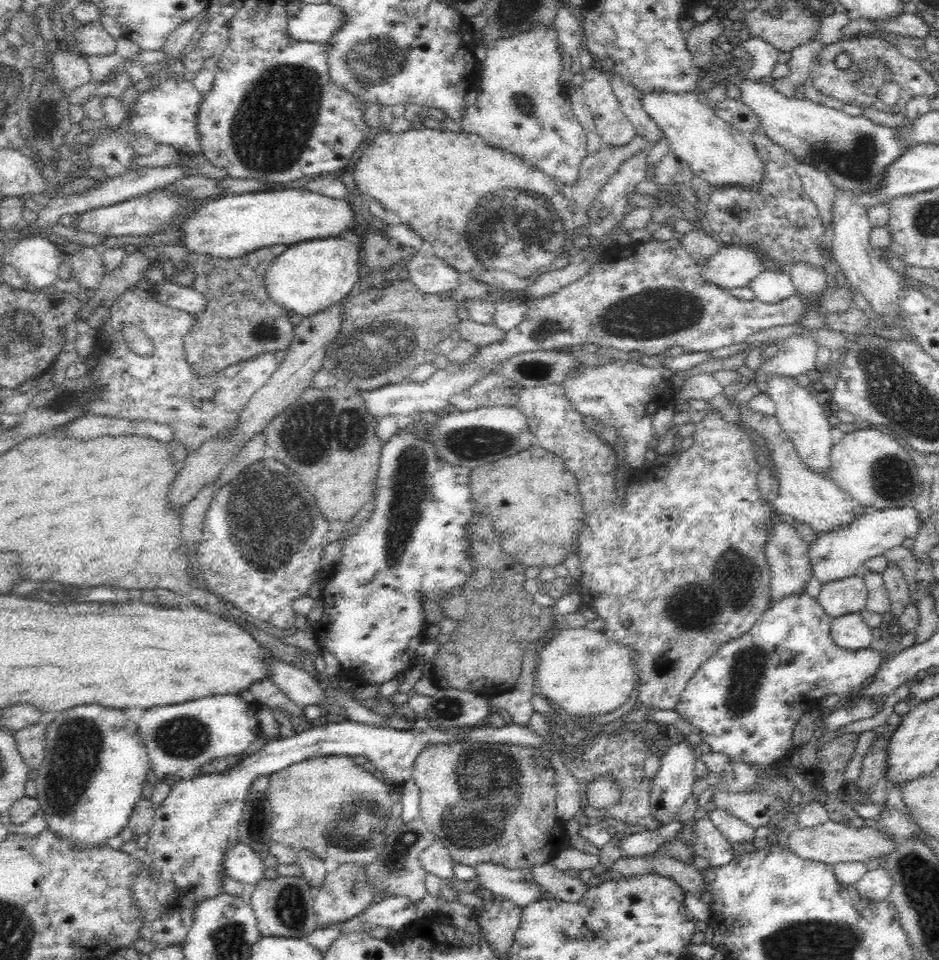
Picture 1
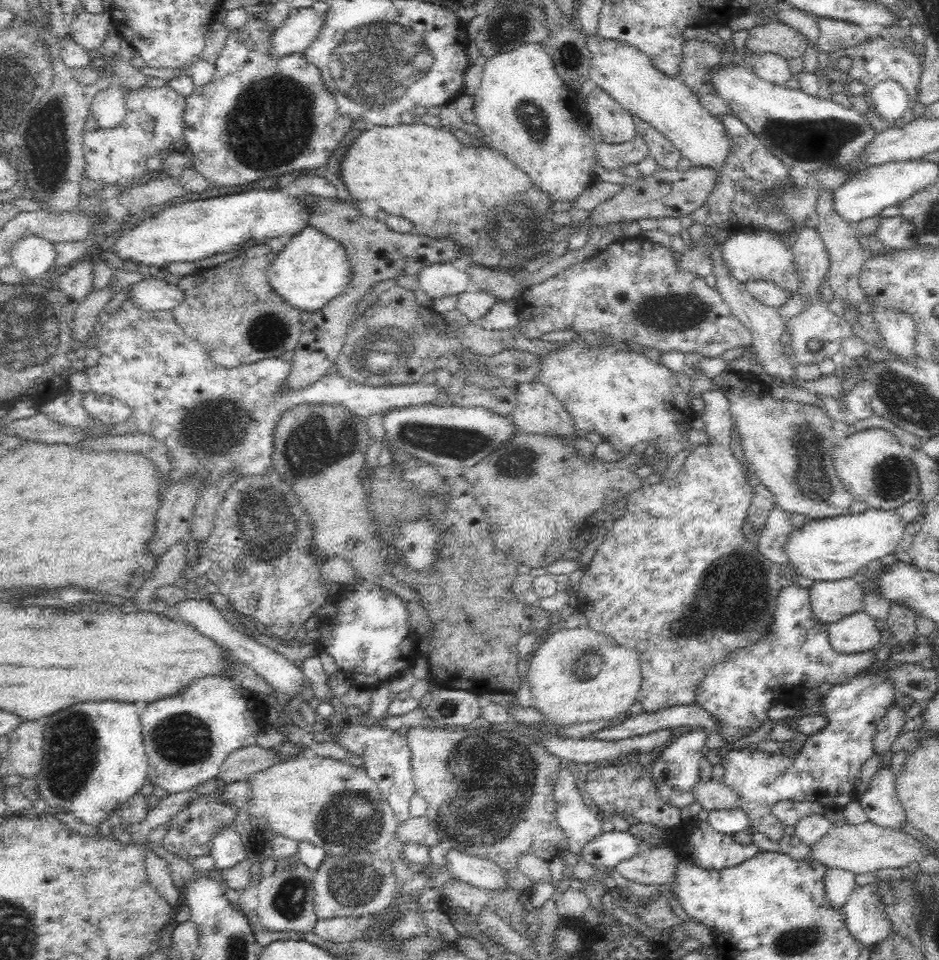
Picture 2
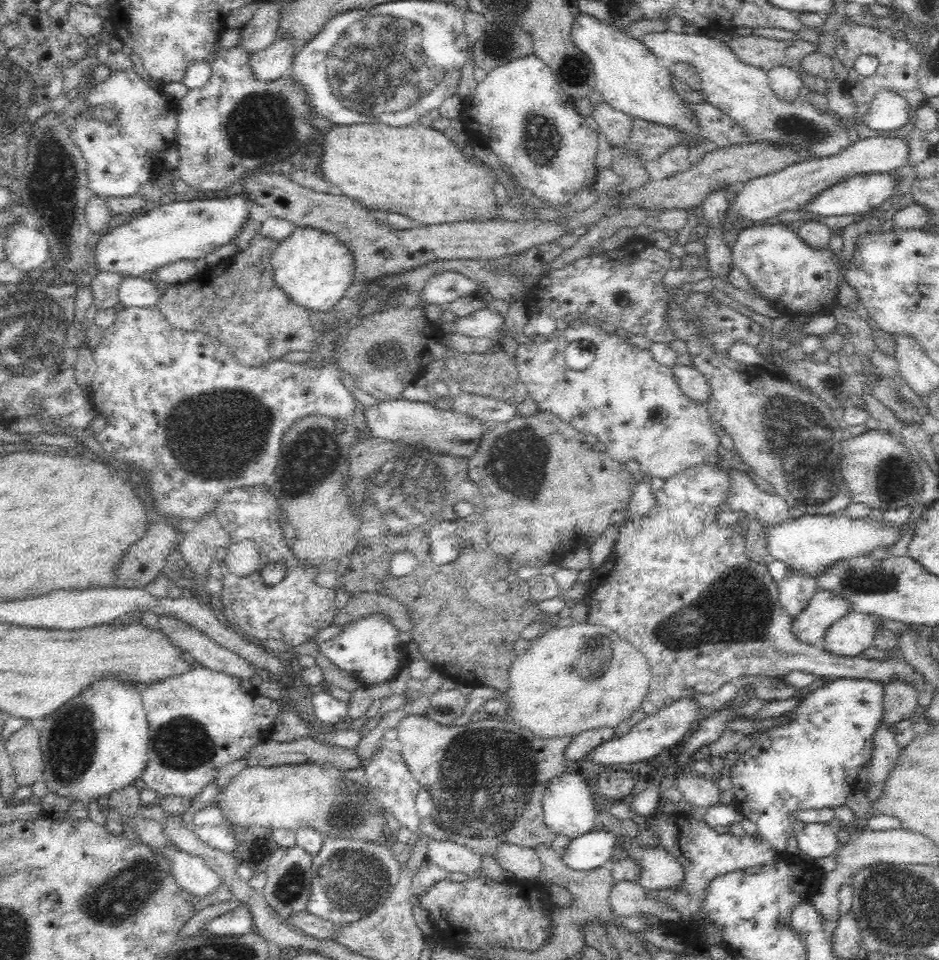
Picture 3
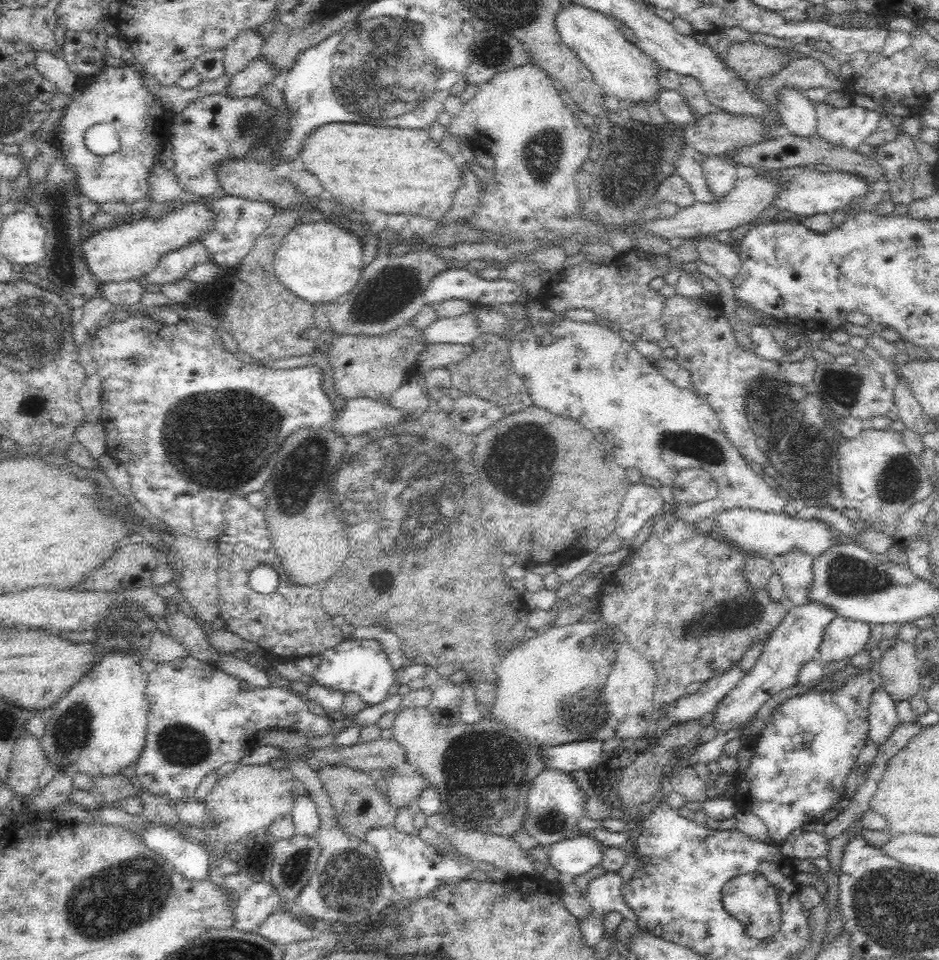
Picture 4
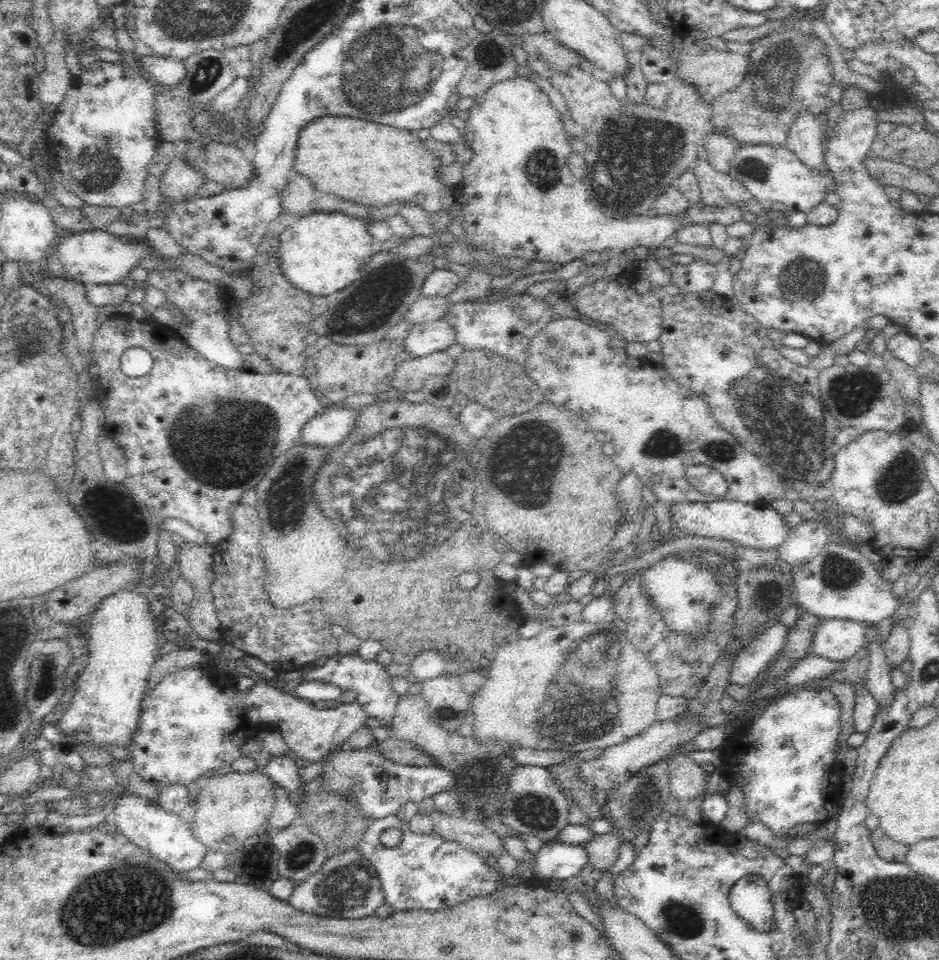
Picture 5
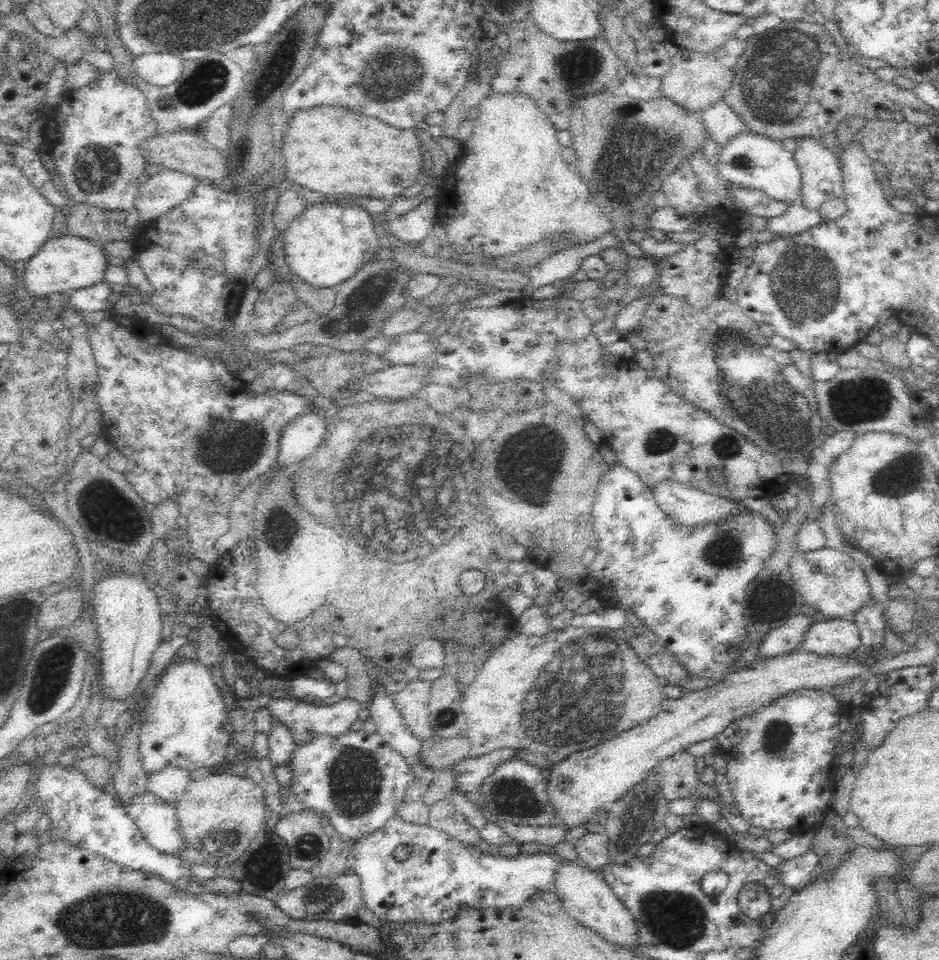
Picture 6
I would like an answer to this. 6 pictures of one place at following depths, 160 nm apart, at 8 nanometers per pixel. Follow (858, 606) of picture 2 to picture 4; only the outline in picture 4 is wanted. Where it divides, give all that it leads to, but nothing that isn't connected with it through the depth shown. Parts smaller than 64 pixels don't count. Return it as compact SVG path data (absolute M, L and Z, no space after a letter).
M809 601L798 606L789 606L783 622L768 636L767 643L748 674L741 678L734 690L730 692L716 708L714 728L726 732L738 728L754 717L760 706L772 696L795 686L796 677L803 664L817 658L822 635L826 626L836 617L834 610L818 602Z

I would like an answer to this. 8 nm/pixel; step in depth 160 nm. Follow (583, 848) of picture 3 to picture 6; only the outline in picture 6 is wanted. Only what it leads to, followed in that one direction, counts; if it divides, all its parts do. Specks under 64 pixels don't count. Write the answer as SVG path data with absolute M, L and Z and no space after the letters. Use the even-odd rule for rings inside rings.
M394 816L374 834L366 836L350 849L346 870L360 881L362 903L378 919L391 924L436 925L453 921L461 909L523 909L534 895L551 889L554 872L561 858L552 854L519 853L516 856L490 855L478 848L464 845L444 832L427 824L408 823ZM399 845L412 845L412 853L405 861L398 861L392 854Z

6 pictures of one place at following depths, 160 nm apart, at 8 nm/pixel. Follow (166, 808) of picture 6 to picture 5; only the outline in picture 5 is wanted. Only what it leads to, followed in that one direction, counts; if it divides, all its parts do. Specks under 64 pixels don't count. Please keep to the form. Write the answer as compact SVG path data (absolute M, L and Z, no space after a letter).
M130 794L115 799L112 812L118 832L141 848L149 850L153 857L166 863L173 871L184 874L194 870L202 862L206 847L197 843L192 834L187 814L174 814L164 810L156 800L149 800L139 794Z

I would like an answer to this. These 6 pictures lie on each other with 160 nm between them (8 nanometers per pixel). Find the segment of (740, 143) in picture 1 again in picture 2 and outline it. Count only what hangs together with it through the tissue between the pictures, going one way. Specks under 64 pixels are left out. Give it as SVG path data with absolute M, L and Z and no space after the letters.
M586 34L584 41L586 41L592 59L589 80L608 94L610 99L618 102L623 110L660 132L682 154L682 158L690 160L691 166L709 166L718 169L722 167L730 151L731 141L725 134L722 123L699 104L698 94L689 90L678 78L663 74L662 71L654 67L654 63L642 50L630 46L630 43L624 42L624 40L602 38L597 34Z

